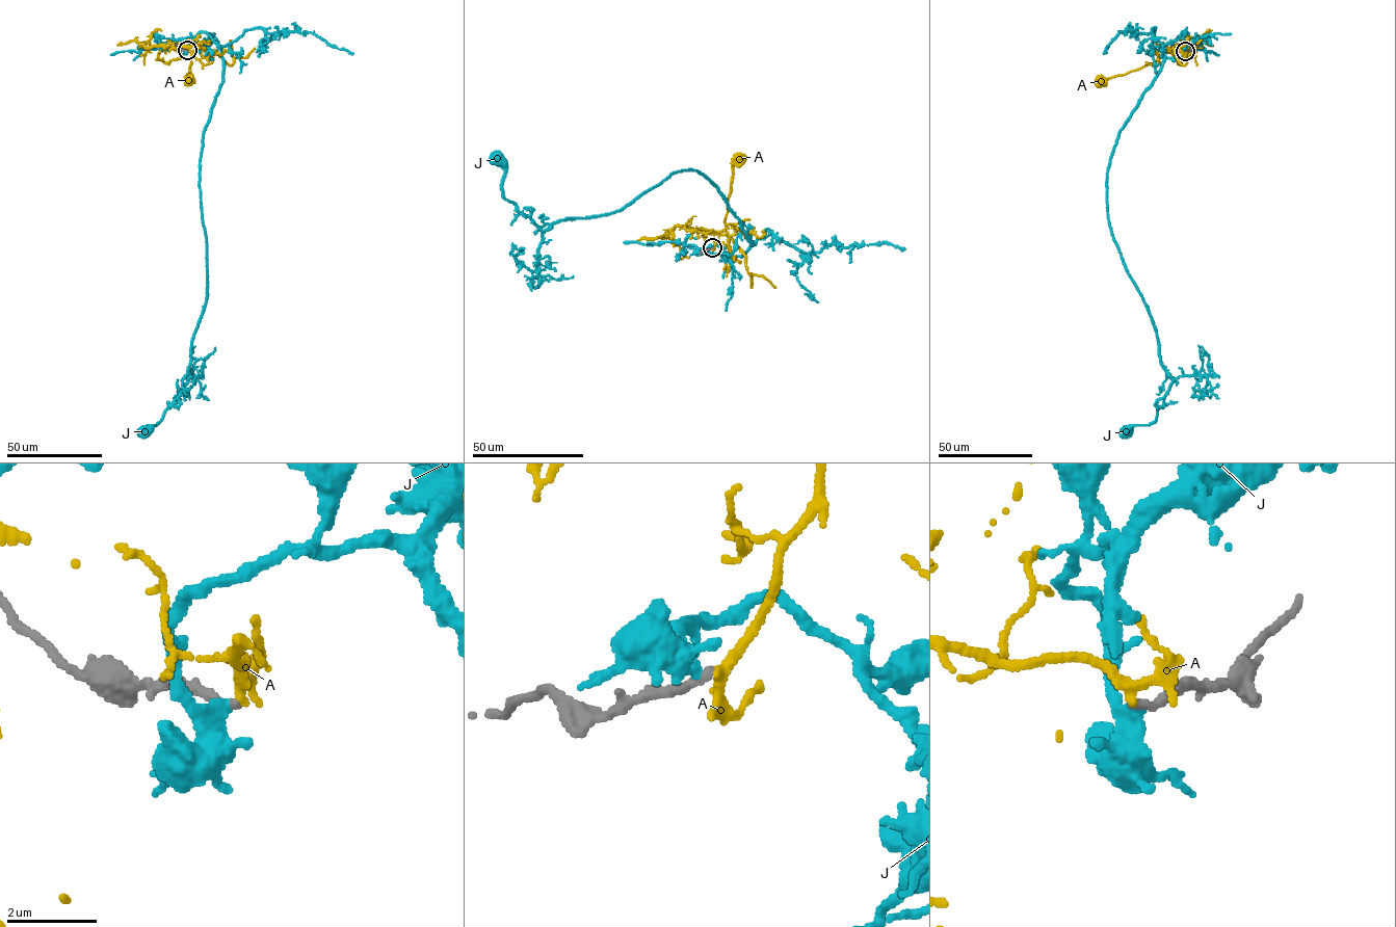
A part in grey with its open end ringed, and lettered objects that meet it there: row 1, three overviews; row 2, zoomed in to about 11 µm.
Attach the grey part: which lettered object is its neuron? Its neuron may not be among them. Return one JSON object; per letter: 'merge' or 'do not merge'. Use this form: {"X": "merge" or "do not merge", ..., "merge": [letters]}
{"A": "merge", "J": "do not merge", "merge": ["A"]}

